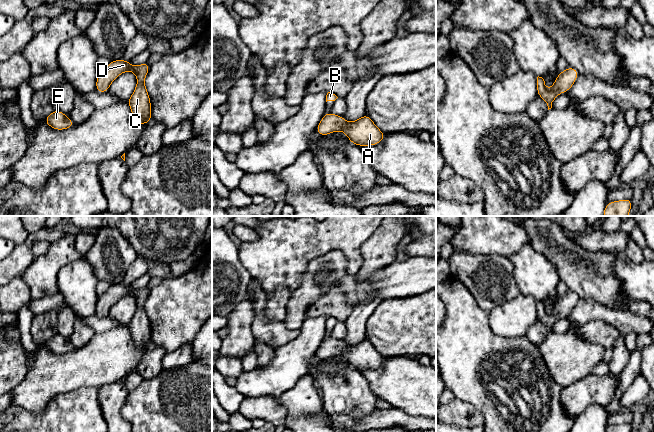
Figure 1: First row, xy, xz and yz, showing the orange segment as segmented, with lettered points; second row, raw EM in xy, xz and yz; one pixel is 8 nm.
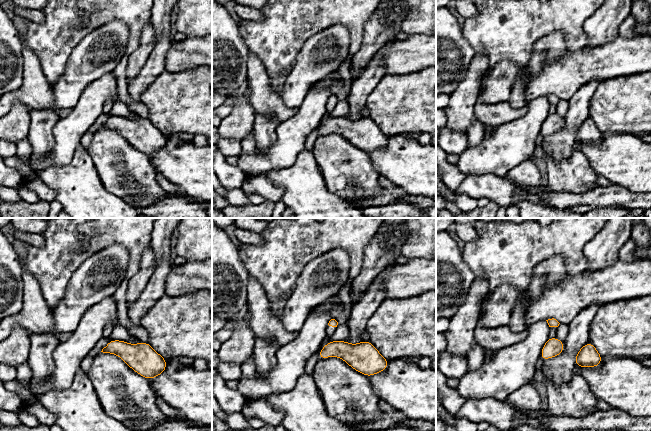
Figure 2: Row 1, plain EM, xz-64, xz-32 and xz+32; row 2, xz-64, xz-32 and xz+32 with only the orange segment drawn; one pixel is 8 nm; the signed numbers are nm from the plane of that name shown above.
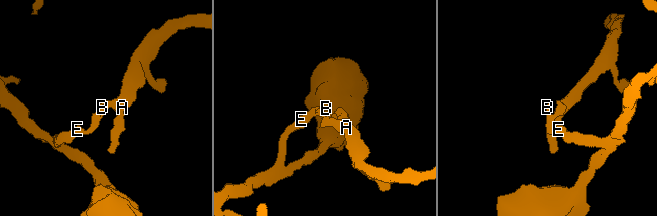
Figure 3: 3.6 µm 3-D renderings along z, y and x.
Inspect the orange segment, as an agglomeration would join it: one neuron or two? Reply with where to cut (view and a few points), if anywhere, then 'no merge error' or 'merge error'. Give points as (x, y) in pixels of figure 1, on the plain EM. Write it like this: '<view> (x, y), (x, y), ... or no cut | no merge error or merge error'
no cut | no merge error

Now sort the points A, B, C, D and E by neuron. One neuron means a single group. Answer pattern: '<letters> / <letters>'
A B C D E

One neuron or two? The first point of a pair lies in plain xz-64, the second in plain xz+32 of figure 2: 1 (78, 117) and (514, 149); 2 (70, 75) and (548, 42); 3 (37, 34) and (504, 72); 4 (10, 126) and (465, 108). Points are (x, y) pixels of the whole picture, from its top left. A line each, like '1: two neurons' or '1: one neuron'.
1: one neuron
2: one neuron
3: two neurons
4: one neuron

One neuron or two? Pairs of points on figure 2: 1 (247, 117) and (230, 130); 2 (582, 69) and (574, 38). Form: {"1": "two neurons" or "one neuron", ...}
{"1": "one neuron", "2": "two neurons"}

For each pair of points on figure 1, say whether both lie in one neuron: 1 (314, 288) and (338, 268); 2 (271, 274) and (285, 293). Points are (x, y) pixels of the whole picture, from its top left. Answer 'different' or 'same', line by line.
1: same
2: different

